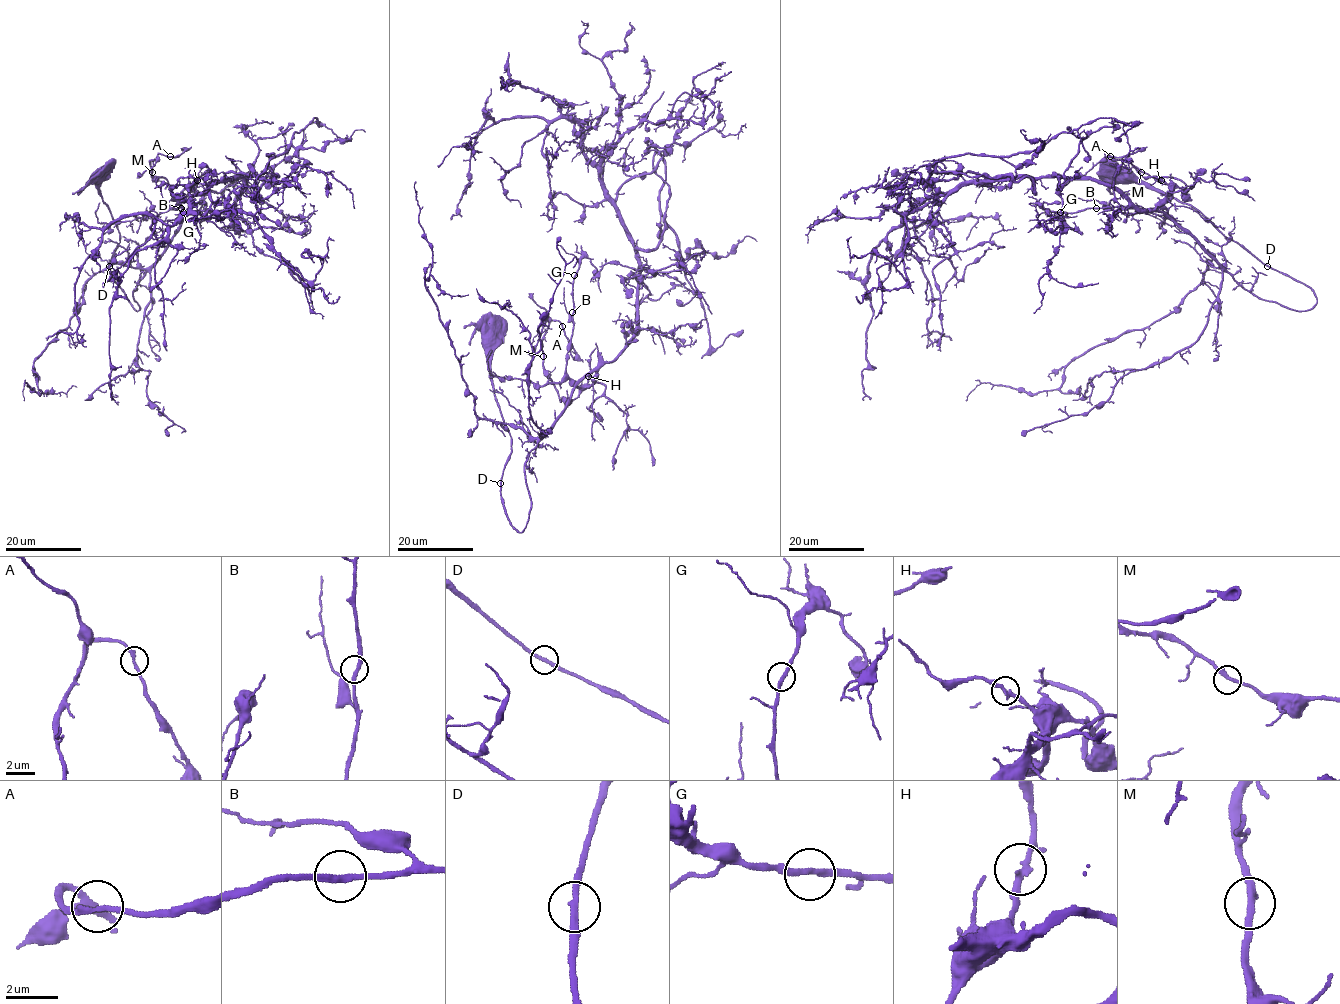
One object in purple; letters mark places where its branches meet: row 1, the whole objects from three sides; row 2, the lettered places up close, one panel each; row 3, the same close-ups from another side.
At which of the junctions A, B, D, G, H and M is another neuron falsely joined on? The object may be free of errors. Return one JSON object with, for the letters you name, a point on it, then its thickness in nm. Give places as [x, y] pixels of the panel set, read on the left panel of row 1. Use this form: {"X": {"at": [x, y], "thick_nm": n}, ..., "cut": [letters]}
{"cut": []}

